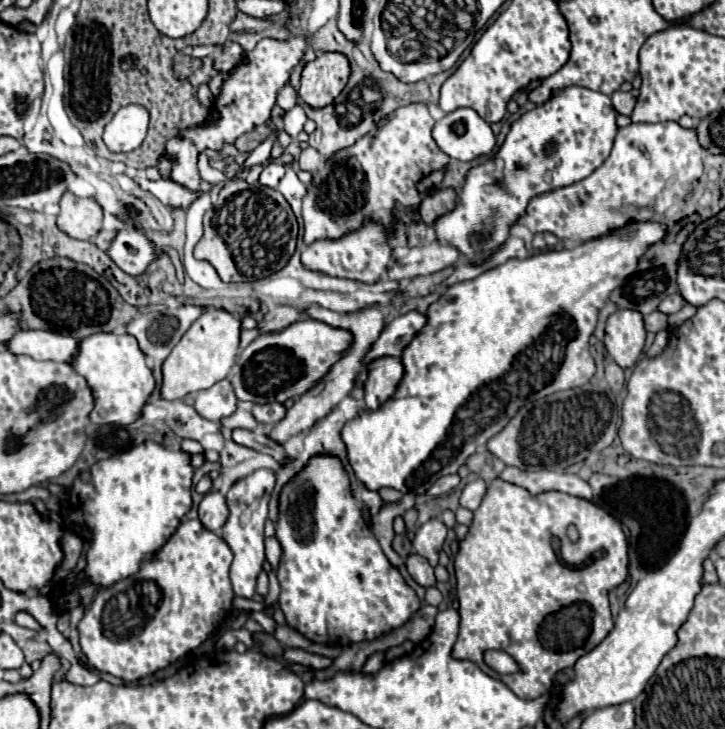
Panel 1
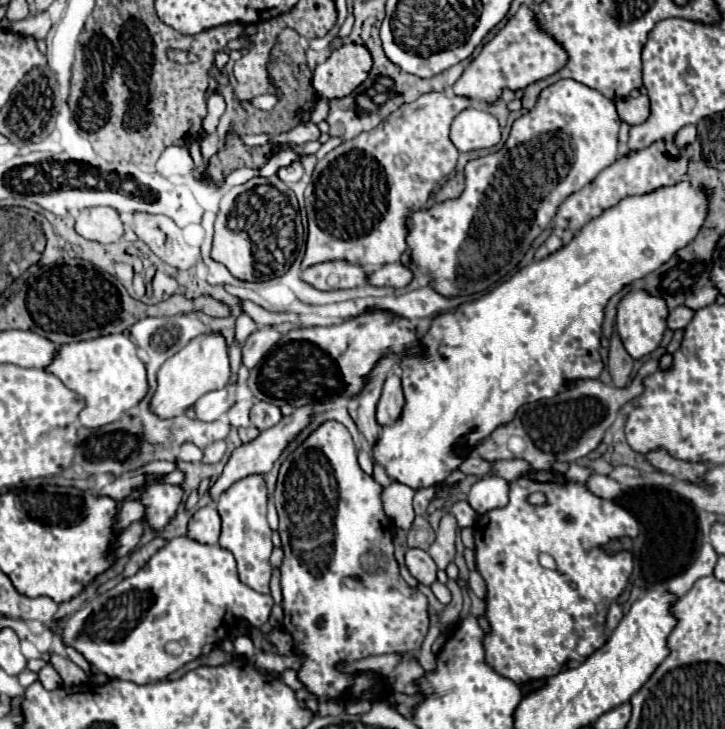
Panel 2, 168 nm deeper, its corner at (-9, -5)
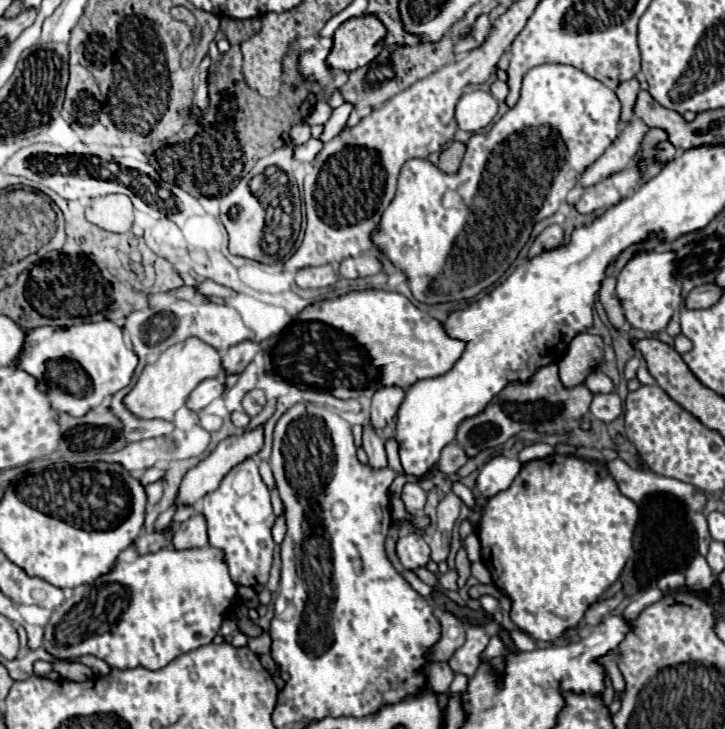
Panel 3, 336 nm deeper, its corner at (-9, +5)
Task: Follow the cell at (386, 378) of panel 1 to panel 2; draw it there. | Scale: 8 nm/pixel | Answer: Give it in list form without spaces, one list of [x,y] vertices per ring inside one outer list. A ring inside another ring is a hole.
[[[391,374],[383,384],[383,392],[377,404],[377,424],[391,426],[401,416],[403,406],[405,406],[405,398],[401,390],[401,378]]]

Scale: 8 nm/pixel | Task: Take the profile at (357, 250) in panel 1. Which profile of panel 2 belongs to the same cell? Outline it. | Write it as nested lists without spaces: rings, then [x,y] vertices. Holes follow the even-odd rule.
[[[323,262],[301,272],[301,280],[311,284],[317,290],[339,290],[339,288],[357,288],[365,284],[365,272],[361,266],[349,262]]]

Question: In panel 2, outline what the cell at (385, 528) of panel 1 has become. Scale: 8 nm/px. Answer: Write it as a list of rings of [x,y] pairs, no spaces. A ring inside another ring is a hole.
[[[421,488],[417,490],[415,498],[413,498],[413,508],[415,508],[415,514],[427,514],[427,506],[431,502],[431,498],[437,494],[437,488]]]

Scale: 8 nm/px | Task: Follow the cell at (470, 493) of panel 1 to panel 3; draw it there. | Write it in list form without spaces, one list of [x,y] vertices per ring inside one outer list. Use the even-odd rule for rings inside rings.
[[[495,456],[493,460],[489,460],[477,476],[477,486],[475,492],[489,500],[491,496],[507,490],[511,486],[511,482],[515,480],[515,476],[521,470],[521,462],[513,460],[513,458],[505,458],[505,456]]]

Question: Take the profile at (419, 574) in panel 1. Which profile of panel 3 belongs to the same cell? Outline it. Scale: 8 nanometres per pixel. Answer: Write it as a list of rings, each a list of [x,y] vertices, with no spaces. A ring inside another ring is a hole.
[[[409,534],[397,540],[397,556],[407,570],[415,570],[421,566],[427,566],[429,558],[429,546],[421,534]]]

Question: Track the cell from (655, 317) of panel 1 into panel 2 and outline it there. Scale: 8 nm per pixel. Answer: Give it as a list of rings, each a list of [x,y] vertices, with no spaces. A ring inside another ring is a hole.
[[[677,306],[675,310],[671,310],[671,314],[669,314],[669,318],[667,318],[667,326],[669,326],[671,330],[685,328],[685,326],[691,322],[693,316],[695,316],[695,310],[689,310],[687,306]]]

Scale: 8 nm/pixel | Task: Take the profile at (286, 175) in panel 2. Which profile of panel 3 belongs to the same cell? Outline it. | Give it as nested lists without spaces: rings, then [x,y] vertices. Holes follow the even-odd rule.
[[[311,138],[309,142],[305,142],[305,144],[301,144],[301,146],[295,148],[293,158],[299,160],[299,162],[311,162],[315,158],[315,154],[321,150],[321,146],[323,144],[317,138]]]

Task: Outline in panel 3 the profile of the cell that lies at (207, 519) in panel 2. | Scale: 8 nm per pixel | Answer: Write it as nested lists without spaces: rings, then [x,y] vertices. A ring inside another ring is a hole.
[[[197,512],[189,520],[185,520],[173,536],[175,548],[205,548],[207,544],[209,544],[209,540],[207,540],[207,520],[201,512]]]

